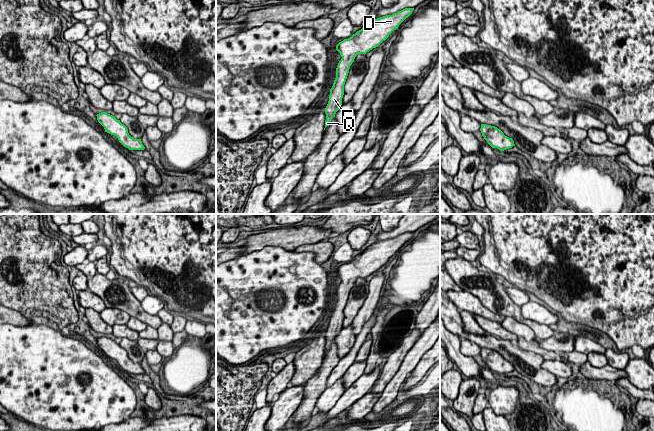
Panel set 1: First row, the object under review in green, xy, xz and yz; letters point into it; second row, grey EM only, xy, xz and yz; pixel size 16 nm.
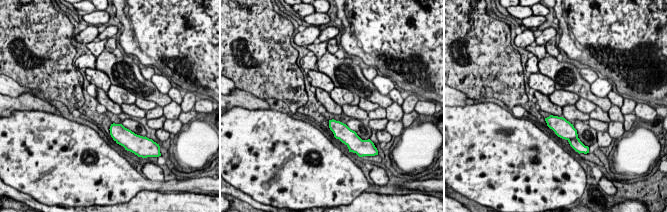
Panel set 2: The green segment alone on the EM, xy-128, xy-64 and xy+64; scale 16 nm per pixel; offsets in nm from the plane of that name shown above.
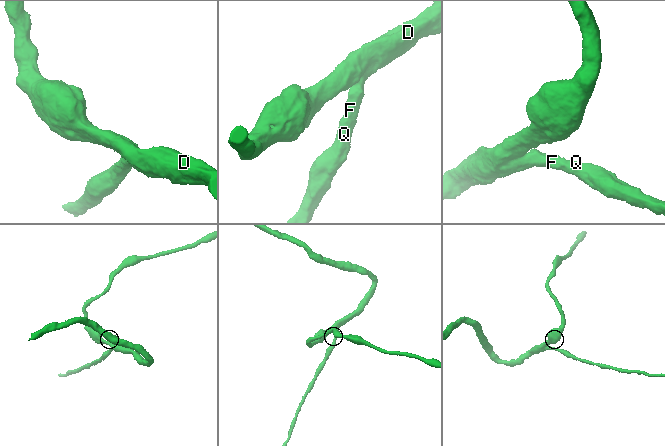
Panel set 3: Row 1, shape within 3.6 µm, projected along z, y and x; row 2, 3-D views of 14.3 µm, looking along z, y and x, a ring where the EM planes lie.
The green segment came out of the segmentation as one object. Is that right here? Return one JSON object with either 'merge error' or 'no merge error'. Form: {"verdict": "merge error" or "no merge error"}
{"verdict": "no merge error"}

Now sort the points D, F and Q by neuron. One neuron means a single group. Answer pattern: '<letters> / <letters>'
D F Q

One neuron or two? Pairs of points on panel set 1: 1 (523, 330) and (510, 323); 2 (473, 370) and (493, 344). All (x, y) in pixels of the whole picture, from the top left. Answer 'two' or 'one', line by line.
1: one
2: two

